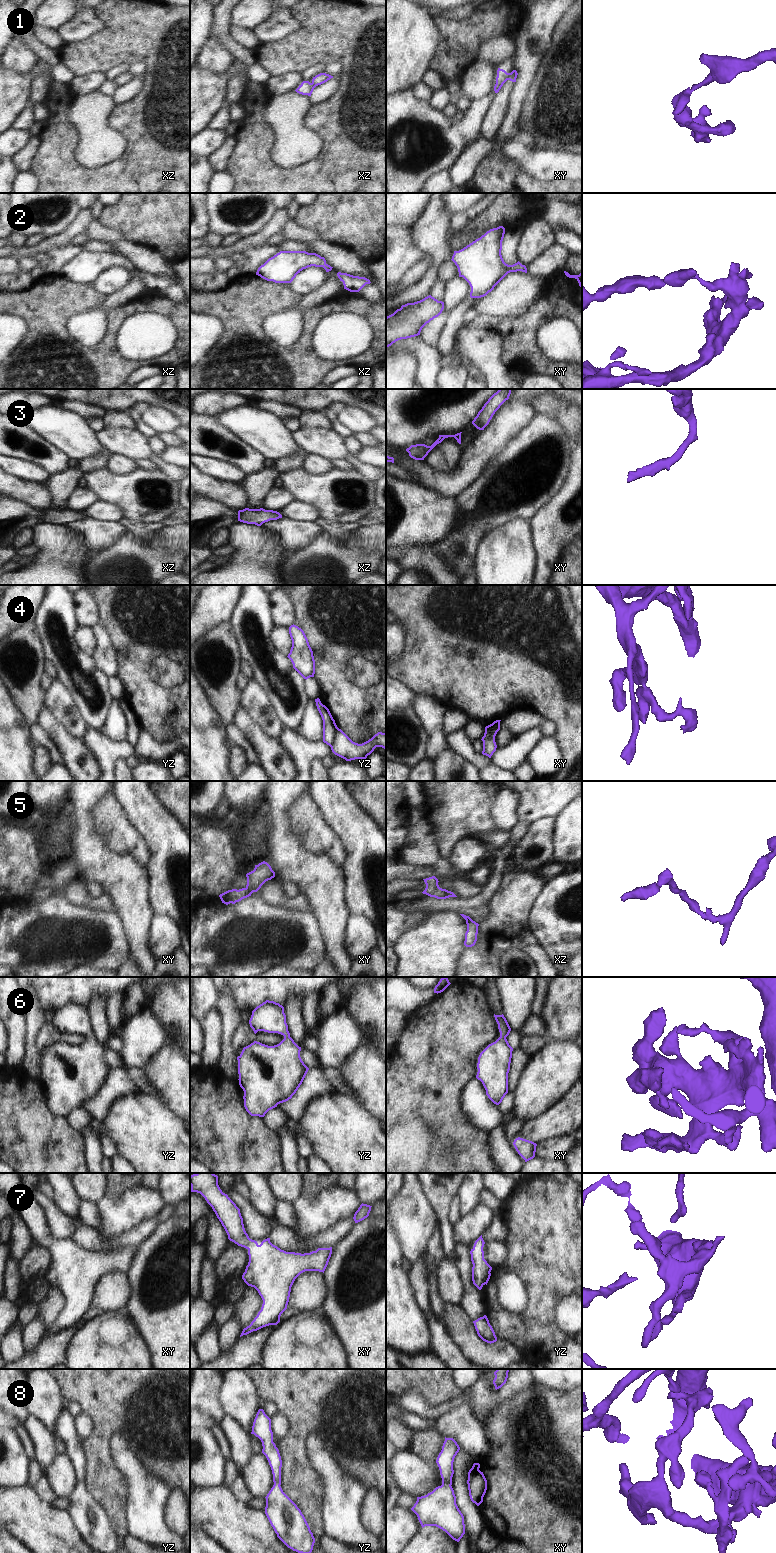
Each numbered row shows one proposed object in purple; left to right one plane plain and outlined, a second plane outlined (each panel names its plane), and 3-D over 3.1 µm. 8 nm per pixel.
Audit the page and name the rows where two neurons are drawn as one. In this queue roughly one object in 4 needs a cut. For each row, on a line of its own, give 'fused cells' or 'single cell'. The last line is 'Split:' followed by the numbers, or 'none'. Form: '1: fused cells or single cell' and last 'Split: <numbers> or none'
1: fused cells
2: single cell
3: single cell
4: fused cells
5: single cell
6: single cell
7: single cell
8: single cell
Split: 1, 4

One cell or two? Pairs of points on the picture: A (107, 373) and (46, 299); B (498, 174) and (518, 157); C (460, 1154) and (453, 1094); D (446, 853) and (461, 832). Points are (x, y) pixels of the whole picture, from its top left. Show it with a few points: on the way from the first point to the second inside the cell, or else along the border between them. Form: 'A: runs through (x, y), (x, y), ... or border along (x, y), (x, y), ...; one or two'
A: runs through (109, 342), (113, 315), (95, 299), (77, 299); one
B: border along (509, 140), (503, 147), (504, 155), (530, 176); two
C: runs through (456, 1139), (453, 1133), (453, 1109); one
D: runs through (447, 848), (456, 837); one

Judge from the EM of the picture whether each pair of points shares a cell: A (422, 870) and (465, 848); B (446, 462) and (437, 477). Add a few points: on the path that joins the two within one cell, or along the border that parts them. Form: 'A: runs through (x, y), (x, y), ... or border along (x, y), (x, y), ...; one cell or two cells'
A: runs through (433, 865), (450, 865), (456, 859); one cell
B: border along (460, 459), (447, 472), (436, 471), (423, 460); two cells

